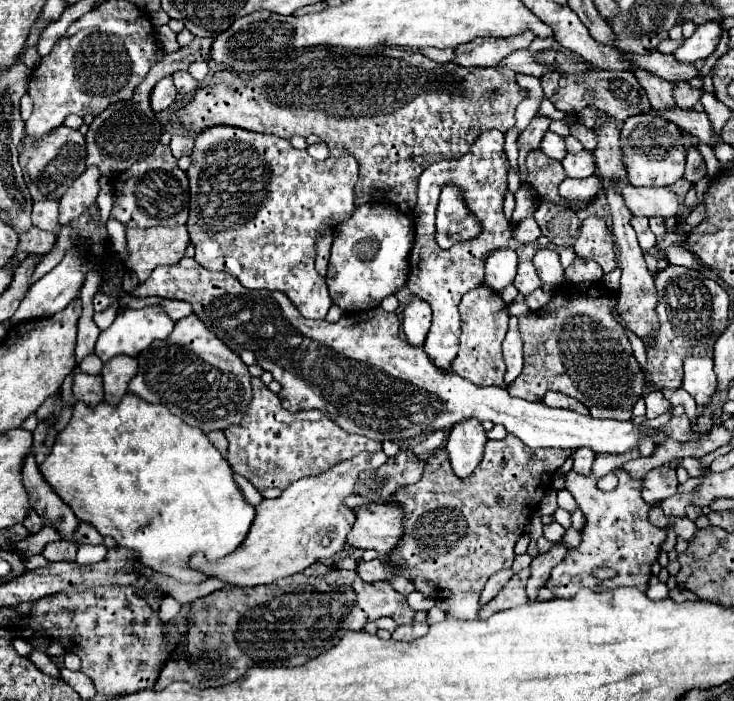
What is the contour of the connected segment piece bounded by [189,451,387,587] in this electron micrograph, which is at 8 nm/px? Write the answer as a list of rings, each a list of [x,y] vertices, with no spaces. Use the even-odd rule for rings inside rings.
[[[383,451],[361,453],[349,461],[339,463],[335,469],[323,475],[303,477],[291,483],[277,499],[263,499],[255,507],[255,519],[245,541],[229,555],[217,561],[207,561],[201,553],[191,557],[191,569],[205,573],[207,577],[217,577],[235,587],[257,587],[269,585],[281,577],[301,573],[315,561],[325,561],[339,553],[345,539],[353,527],[355,513],[343,503],[347,495],[353,493],[359,473],[375,471],[387,461]]]

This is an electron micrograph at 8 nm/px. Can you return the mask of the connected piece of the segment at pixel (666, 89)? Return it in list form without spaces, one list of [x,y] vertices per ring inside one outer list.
[[[631,65],[627,71],[631,71],[635,75],[635,79],[639,81],[639,85],[647,91],[647,97],[651,101],[651,107],[673,107],[675,101],[673,101],[673,85],[669,81],[663,81],[661,77],[641,69],[641,67],[635,67]]]

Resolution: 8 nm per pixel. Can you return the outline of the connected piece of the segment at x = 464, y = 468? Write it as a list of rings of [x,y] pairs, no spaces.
[[[477,419],[455,423],[453,431],[457,431],[457,475],[463,479],[469,477],[471,471],[479,465],[487,437]]]

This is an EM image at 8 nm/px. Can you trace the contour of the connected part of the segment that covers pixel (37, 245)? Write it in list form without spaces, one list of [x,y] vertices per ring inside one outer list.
[[[31,227],[25,233],[19,233],[19,251],[25,253],[39,253],[39,255],[47,255],[55,245],[55,235],[41,231],[37,227]]]

